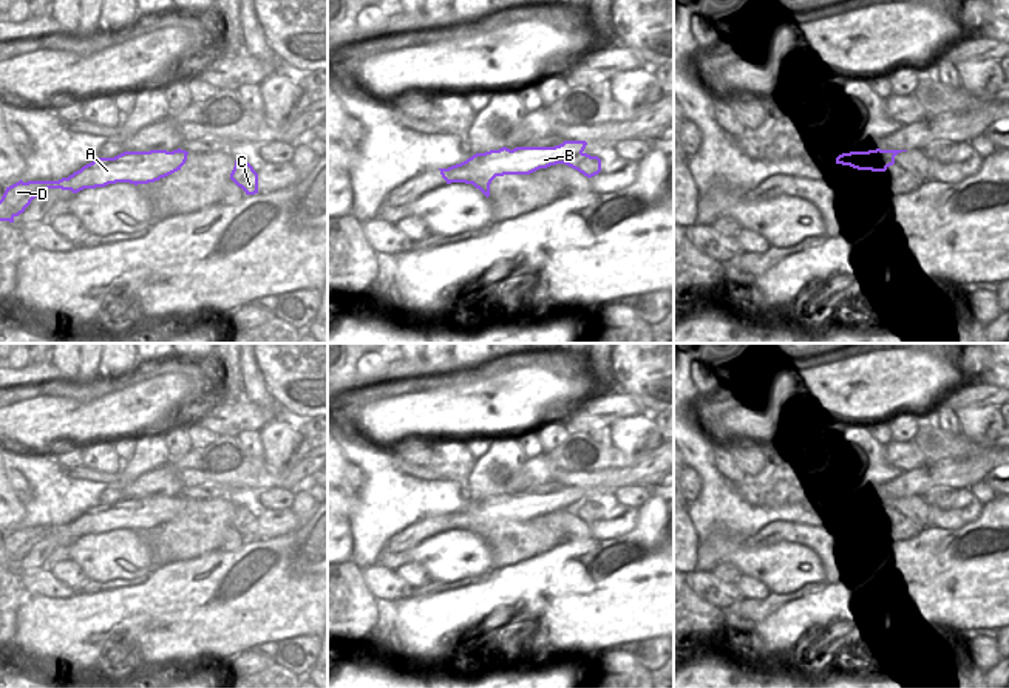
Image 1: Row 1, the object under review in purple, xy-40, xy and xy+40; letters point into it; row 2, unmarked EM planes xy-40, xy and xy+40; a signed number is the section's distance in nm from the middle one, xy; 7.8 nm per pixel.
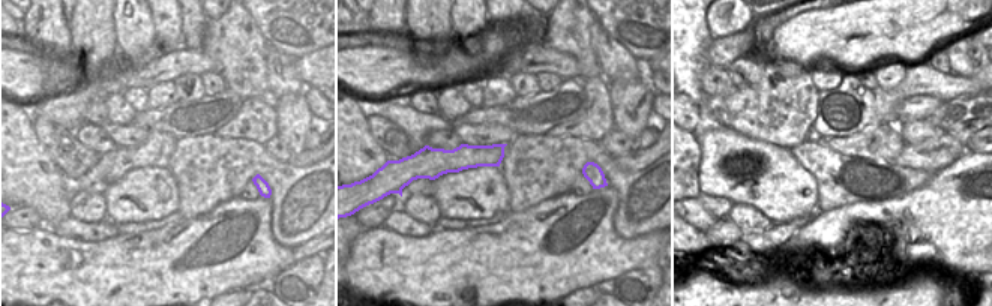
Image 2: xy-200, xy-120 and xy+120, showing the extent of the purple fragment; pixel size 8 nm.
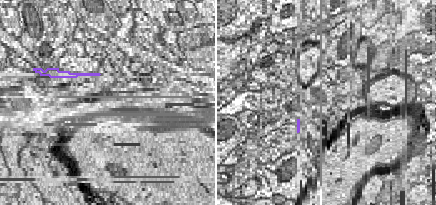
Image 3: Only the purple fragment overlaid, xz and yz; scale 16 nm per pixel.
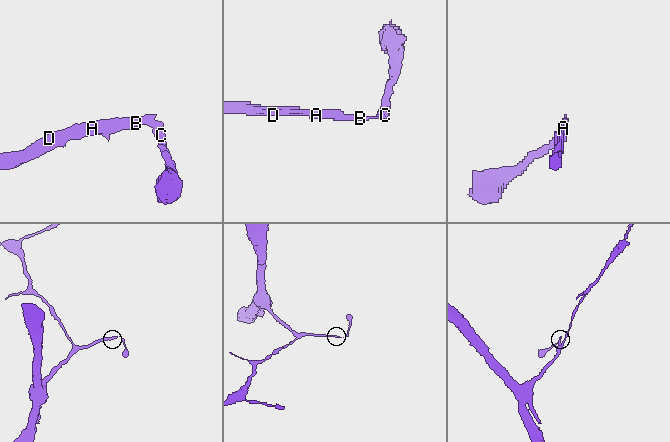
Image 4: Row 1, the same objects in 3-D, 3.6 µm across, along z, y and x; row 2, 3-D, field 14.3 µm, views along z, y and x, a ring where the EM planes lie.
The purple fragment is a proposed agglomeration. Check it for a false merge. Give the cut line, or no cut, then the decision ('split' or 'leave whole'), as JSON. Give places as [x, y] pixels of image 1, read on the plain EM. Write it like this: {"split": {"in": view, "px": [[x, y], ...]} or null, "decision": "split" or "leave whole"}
{"split": {"in": "xy", "px": [[583, 500], [564, 509]]}, "decision": "split"}

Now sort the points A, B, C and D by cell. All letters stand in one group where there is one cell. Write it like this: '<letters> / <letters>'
A B D / C

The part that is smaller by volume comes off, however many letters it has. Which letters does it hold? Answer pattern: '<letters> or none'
C

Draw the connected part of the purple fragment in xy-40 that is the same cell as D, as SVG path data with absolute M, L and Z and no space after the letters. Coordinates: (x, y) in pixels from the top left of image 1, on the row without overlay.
M150 496L124 498L114 504L99 504L68 524L59 527L28 527L22 526L6 533L0 546L0 567L14 569L14 564L25 558L34 544L48 535L62 535L77 540L83 535L105 533L116 529L148 530L159 527L185 510L185 496Z

